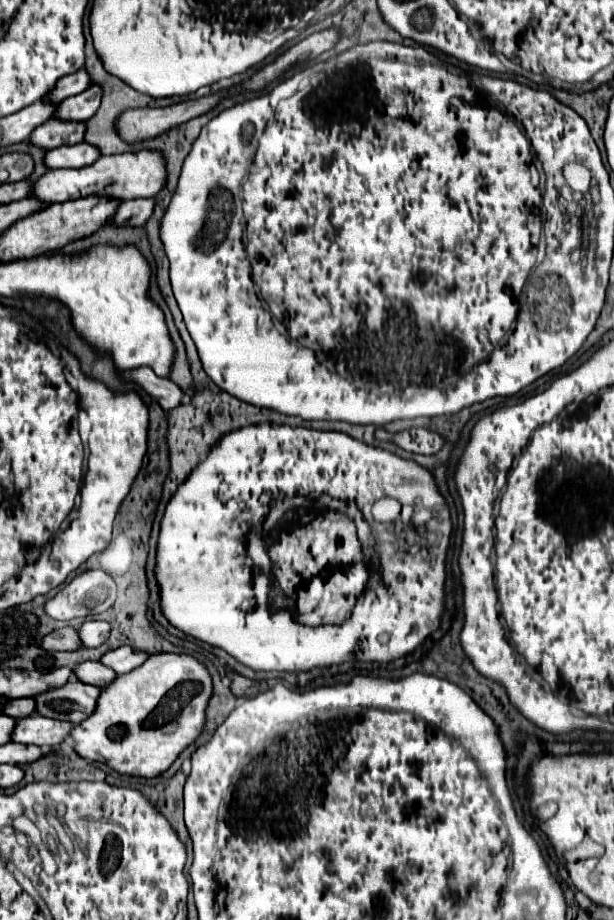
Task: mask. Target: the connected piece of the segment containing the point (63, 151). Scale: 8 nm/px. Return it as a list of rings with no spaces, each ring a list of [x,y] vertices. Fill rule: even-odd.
[[[85,142],[73,144],[73,146],[61,146],[47,150],[43,156],[43,164],[49,170],[55,168],[83,168],[87,164],[93,164],[99,158],[99,150],[95,146],[85,146]]]

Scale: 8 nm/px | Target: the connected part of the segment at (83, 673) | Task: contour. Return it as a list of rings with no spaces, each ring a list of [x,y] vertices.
[[[81,662],[79,666],[73,668],[73,674],[75,674],[77,680],[81,680],[85,684],[99,686],[99,688],[109,684],[117,676],[111,668],[103,666],[101,662]]]

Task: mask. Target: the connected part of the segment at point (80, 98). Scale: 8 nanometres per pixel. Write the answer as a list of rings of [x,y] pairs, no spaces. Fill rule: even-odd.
[[[89,86],[85,92],[65,98],[57,106],[53,118],[63,122],[87,122],[99,108],[99,102],[101,102],[99,86]]]

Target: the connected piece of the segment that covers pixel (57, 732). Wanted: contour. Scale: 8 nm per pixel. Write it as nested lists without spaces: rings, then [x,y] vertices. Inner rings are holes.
[[[37,714],[17,720],[11,742],[19,744],[35,744],[35,746],[59,746],[63,738],[69,736],[71,722],[59,722],[51,718],[37,718]]]

